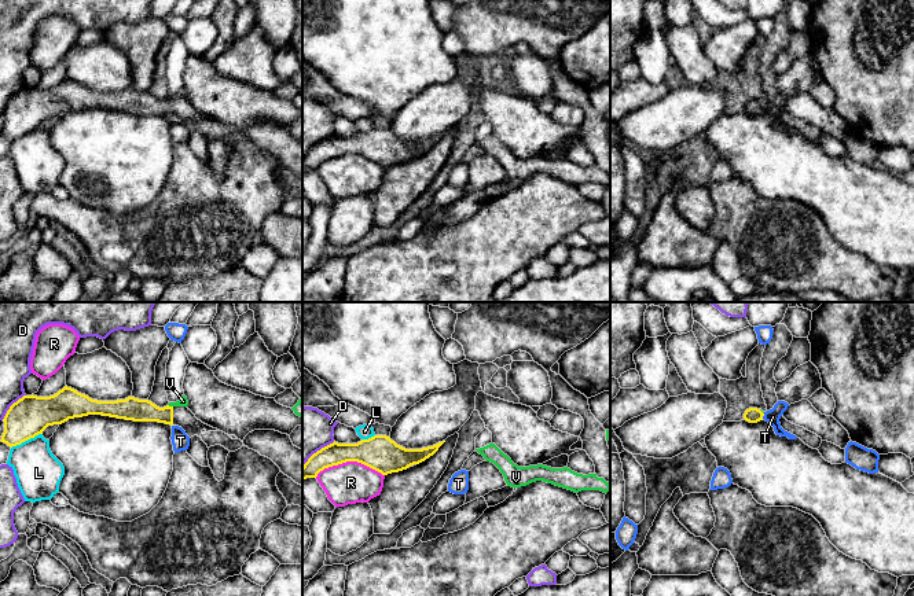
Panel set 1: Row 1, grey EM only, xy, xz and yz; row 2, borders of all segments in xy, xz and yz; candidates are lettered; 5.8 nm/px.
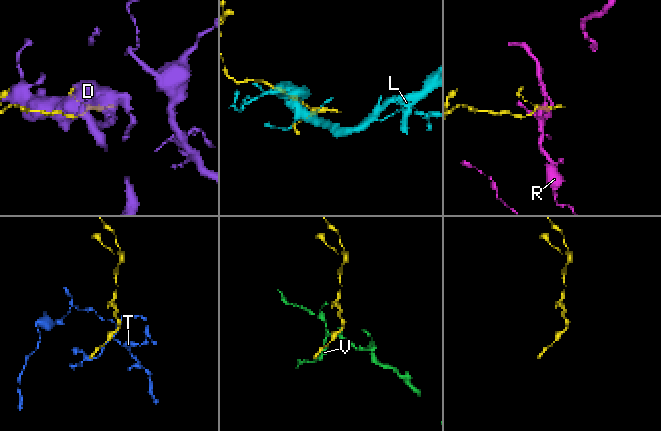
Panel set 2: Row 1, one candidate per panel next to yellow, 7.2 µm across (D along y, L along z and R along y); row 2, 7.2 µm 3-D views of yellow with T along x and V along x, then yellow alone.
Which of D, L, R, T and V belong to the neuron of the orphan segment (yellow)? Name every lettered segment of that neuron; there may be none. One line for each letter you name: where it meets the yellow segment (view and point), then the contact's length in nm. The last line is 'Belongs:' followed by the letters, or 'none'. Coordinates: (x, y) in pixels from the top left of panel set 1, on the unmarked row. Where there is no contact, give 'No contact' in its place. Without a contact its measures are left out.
Belongs: none

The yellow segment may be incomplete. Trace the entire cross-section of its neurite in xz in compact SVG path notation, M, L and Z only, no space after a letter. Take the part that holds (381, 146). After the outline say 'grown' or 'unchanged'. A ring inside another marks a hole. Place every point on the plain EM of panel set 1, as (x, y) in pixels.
M374 128L357 136L338 136L334 133L313 146L302 158L302 173L316 170L324 161L346 154L361 155L382 168L399 165L425 154L433 148L444 135L445 133L422 141L405 141L386 128Z | unchanged

